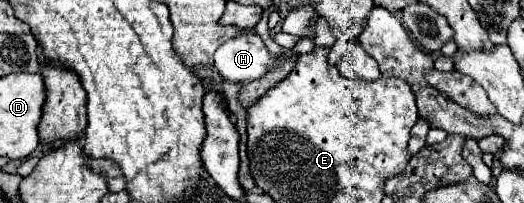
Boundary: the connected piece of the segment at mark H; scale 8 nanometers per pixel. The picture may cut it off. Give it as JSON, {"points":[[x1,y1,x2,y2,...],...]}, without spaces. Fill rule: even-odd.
{"points":[[246,29,216,49,214,65,218,73,234,83,250,83,266,75,276,57,270,55,262,37,254,29]]}

